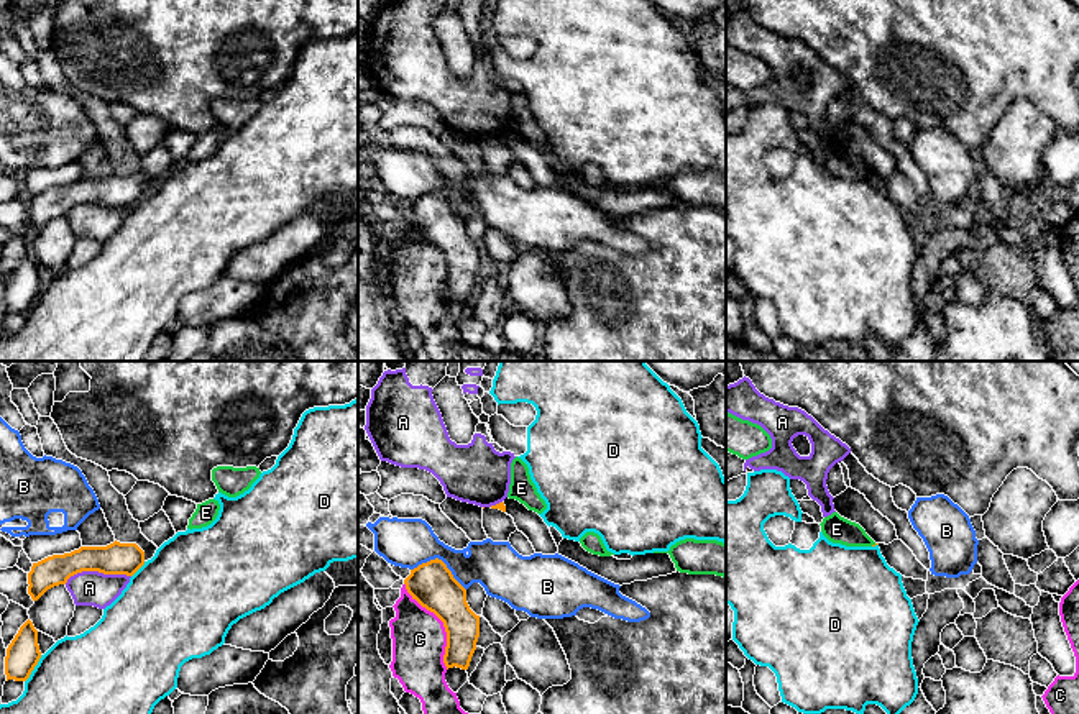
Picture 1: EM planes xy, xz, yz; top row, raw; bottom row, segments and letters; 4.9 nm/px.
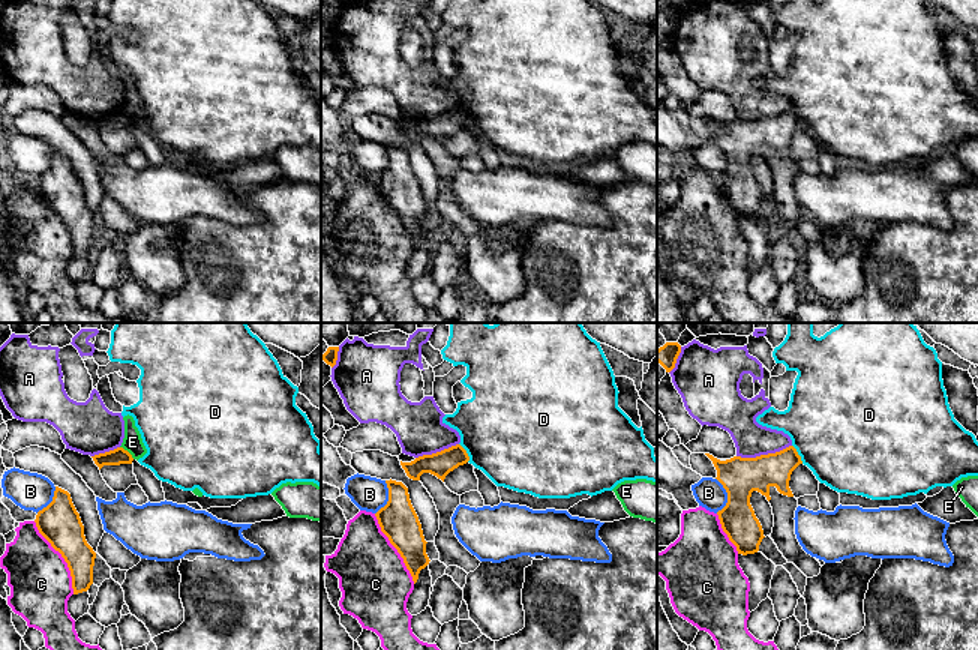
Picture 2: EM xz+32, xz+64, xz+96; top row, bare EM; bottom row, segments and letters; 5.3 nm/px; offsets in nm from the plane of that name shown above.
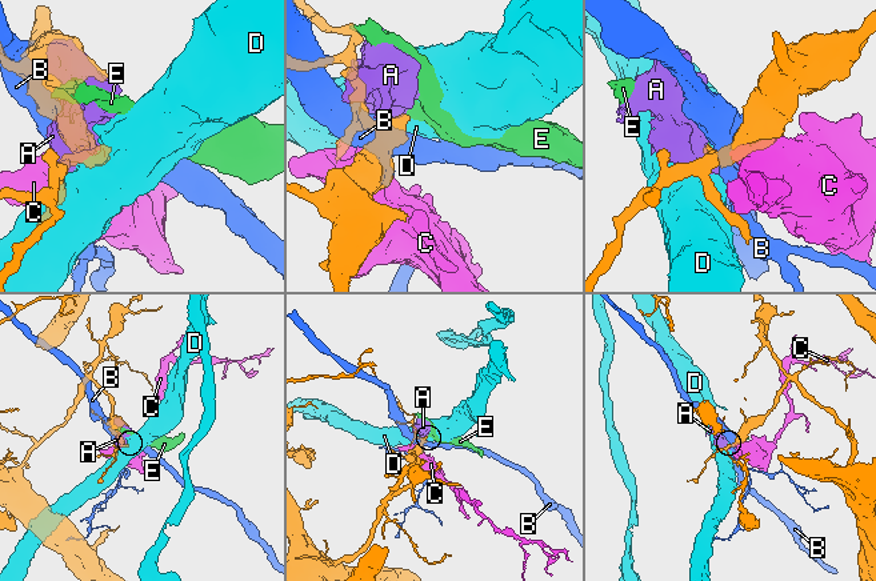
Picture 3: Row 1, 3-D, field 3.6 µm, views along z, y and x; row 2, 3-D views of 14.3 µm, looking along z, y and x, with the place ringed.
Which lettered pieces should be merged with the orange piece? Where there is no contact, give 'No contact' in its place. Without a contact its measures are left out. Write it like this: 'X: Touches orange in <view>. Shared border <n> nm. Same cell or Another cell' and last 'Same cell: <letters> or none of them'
A: Touches orange in xy. Shared border 340 nm. Another cell
B: Touches orange in xz. Shared border 300 nm. Another cell
C: Touches orange in xz. Shared border 480 nm. Another cell
D: Touches orange in xy. Shared border 160 nm. Another cell
E: Touches orange in yz. Shared border 30 nm. Another cell
Same cell: none of them

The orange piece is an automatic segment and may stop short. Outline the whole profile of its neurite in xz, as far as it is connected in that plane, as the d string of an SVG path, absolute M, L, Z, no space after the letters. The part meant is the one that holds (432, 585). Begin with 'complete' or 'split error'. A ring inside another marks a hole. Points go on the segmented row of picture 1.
complete | M438 558L411 570L404 584L412 599L443 622L447 670L453 666L468 670L480 637L480 616L470 609L466 589Z

